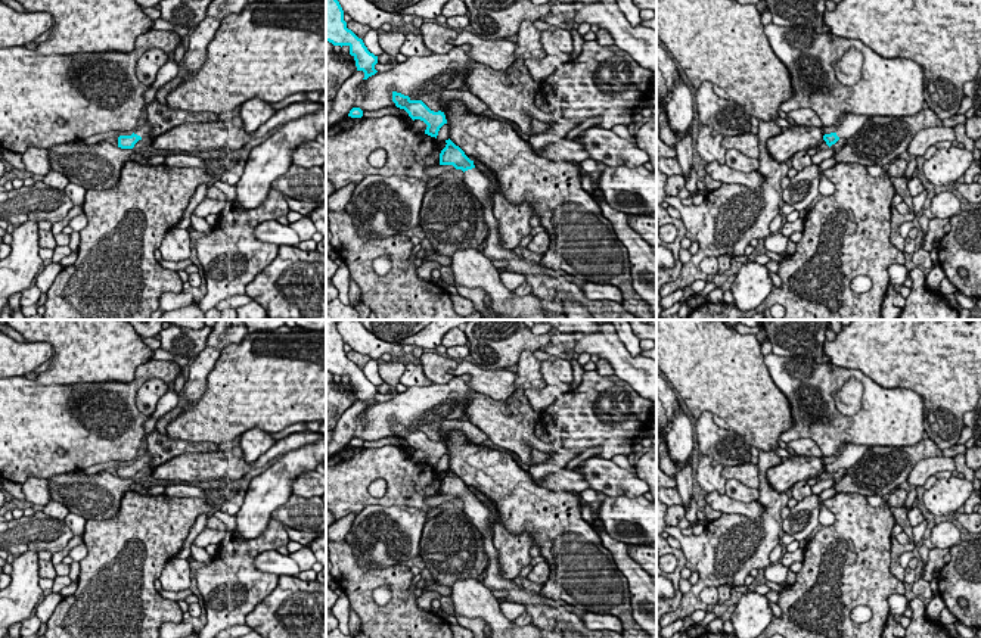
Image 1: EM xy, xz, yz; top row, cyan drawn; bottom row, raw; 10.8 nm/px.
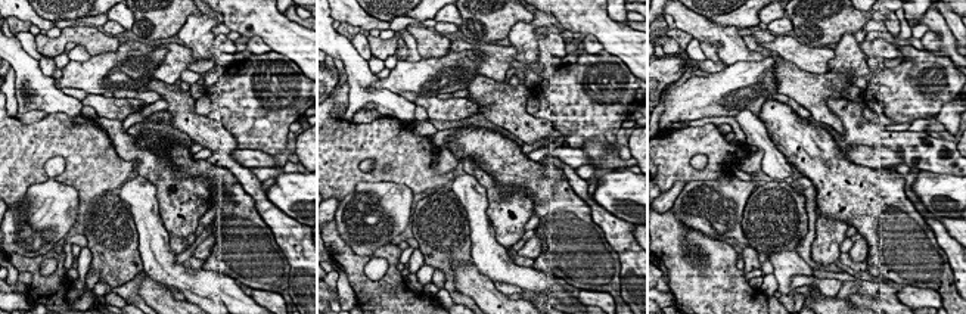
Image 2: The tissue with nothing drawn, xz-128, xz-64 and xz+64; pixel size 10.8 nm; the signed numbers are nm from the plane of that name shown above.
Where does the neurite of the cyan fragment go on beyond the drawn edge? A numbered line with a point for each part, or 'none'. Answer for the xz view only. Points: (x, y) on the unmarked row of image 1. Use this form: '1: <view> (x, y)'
1: xz (474, 509)

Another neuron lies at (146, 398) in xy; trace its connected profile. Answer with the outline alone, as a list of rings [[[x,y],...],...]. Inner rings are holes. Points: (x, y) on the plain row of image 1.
[[[149,379],[136,393],[137,410],[150,417],[155,413],[156,404],[168,390],[168,385],[161,379]]]

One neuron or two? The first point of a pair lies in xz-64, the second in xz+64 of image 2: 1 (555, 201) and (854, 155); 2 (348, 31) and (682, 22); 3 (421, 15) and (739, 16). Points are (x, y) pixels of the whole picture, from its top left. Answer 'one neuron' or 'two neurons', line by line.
1: two neurons
2: two neurons
3: one neuron

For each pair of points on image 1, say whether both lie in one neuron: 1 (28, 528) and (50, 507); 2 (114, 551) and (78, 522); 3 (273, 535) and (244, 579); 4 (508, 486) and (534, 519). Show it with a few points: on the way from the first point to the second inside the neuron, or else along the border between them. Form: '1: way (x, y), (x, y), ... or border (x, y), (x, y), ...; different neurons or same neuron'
1: border (42, 510), (64, 520); different neurons
2: border (87, 520), (81, 535); different neurons
3: way (260, 544), (245, 551), (244, 566); same neuron
4: way (515, 494), (530, 512); same neuron

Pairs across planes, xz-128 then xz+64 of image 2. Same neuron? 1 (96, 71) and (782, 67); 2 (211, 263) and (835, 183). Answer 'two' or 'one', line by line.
1: two
2: one

